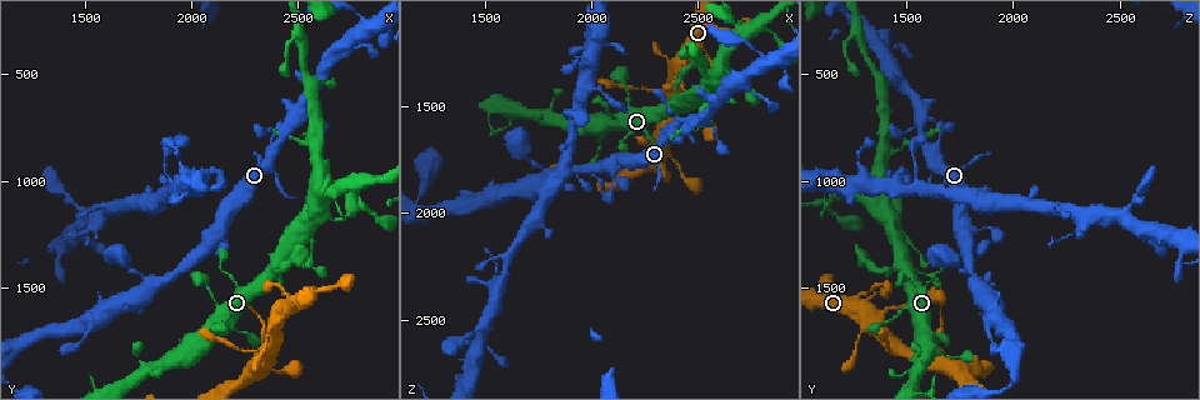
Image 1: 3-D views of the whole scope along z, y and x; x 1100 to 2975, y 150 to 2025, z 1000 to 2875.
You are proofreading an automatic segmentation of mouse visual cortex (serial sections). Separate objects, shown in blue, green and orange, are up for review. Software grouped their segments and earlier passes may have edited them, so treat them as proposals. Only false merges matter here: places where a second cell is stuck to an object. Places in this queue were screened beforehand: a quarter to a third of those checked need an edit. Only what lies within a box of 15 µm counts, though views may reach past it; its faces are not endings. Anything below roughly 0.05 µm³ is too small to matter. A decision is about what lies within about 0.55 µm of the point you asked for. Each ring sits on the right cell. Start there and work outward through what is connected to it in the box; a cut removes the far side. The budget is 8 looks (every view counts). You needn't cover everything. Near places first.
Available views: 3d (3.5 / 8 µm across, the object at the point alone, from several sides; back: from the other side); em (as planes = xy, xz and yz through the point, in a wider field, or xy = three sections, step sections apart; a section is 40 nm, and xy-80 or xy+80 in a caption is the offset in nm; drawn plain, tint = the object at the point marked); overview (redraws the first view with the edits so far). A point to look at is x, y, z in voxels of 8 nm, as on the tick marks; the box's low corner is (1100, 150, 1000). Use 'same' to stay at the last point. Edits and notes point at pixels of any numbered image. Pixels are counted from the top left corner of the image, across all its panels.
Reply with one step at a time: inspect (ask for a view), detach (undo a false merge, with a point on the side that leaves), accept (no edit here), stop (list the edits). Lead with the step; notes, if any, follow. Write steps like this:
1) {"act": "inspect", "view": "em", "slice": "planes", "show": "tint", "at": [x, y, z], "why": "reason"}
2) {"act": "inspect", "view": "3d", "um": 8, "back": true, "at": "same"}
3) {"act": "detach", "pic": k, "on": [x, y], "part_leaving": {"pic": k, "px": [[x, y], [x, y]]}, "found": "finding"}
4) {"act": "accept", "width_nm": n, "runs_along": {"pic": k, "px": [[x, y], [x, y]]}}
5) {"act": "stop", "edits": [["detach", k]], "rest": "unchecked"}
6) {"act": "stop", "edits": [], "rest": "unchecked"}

{"act": "inspect", "view": "3d", "um": 3.5, "at": [2590, 860, 1400], "why": "small branch off a trunk"}

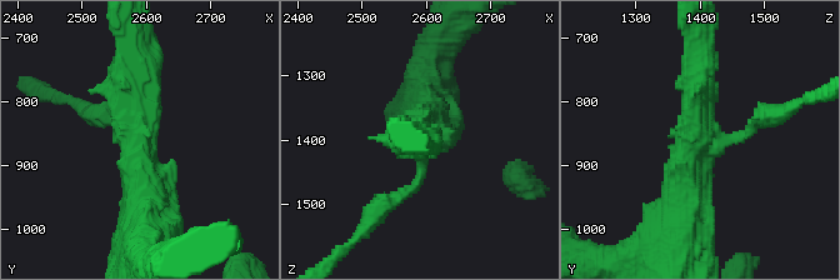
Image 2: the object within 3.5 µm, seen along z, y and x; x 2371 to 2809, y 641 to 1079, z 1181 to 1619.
{"act": "inspect", "view": "em", "slice": "xy", "step": 5, "show": "plain", "at": [2585, 865, 1390], "arms": 3, "arm_widths_nm": [150, 400, 600]}

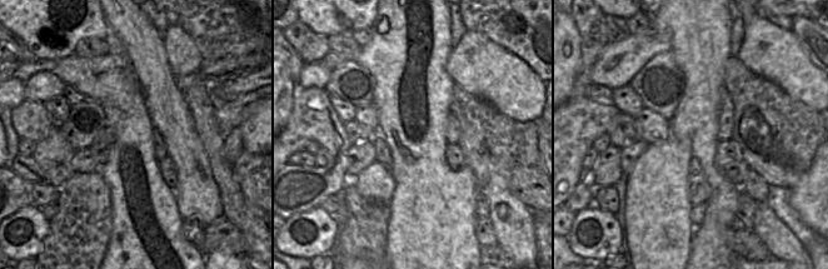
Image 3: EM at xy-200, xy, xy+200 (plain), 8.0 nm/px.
{"act": "inspect", "view": "em", "slice": "xy", "step": 5, "show": "tint", "at": "same", "why": "with the object marked"}

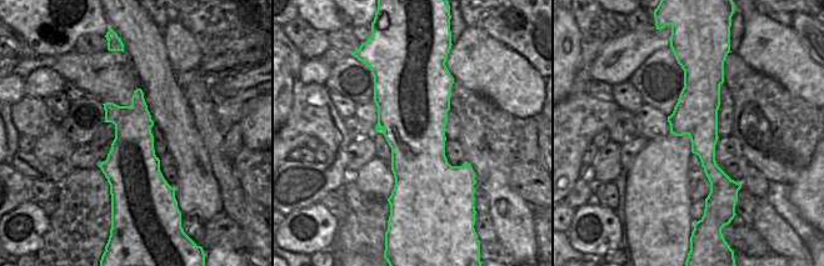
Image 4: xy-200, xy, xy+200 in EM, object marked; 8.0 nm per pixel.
{"act": "detach", "pic": 2, "on": [394, 196], "width_nm": 600, "part_leaving": {"pic": 2, "px": [[420, 164], [420, 180], [348, 246]]}, "found": "a second cell is stuck on"}

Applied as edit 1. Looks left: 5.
{"act": "inspect", "view": "overview", "why": "redraw"}

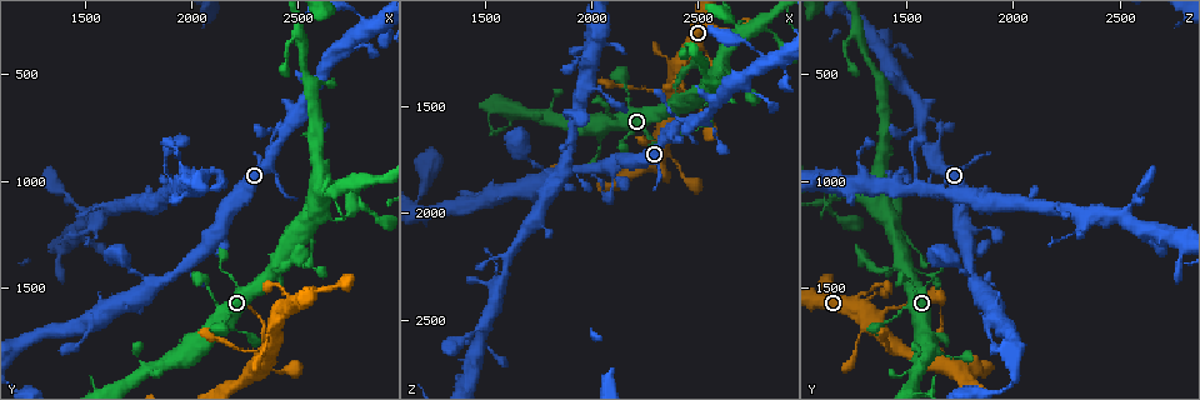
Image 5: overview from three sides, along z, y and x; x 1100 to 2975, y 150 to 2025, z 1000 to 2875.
{"act": "inspect", "view": "3d", "um": 3.5, "at": [2430, 1510, 1340], "why": "thin neck"}

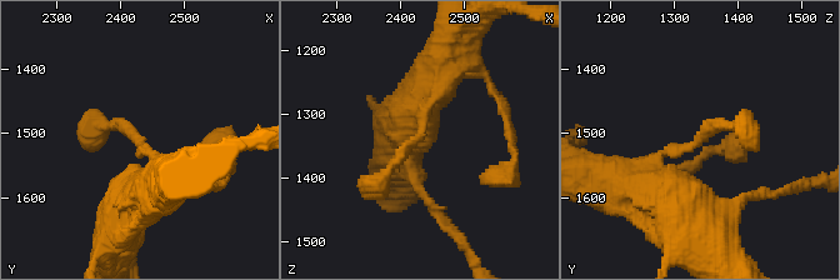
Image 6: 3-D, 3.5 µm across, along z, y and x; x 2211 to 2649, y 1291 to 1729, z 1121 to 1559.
{"act": "inspect", "view": "em", "slice": "xy", "step": 1, "show": "tint", "at": [2425, 1515, 1340], "why": "shape alone is not enough"}

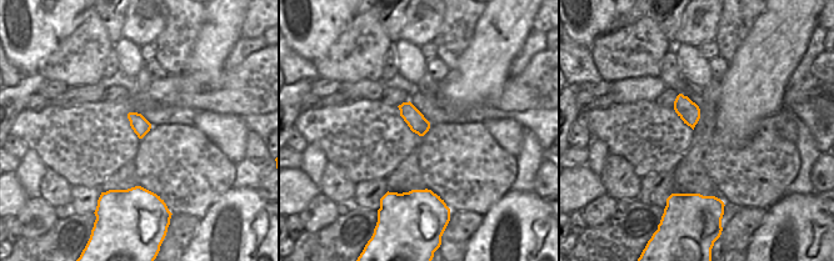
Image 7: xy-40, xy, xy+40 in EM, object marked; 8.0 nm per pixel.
{"act": "accept", "runs_along": {"pic": 6, "px": [[434, 84], [419, 138], [369, 189]]}, "found": "all the same cell"}

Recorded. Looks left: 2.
{"act": "inspect", "view": "3d", "um": 3.5, "at": [2510, 320, 1270], "why": "sharp bend"}

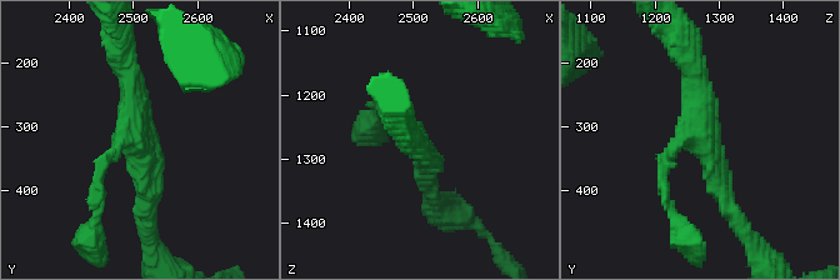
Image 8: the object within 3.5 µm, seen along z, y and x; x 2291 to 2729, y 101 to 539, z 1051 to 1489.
{"act": "inspect", "view": "em", "slice": "xy", "step": 2, "show": "tint", "at": [2495, 305, 1265], "arms": 3, "arm_widths_nm": [150, 250, 300], "why": "need the tissue"}

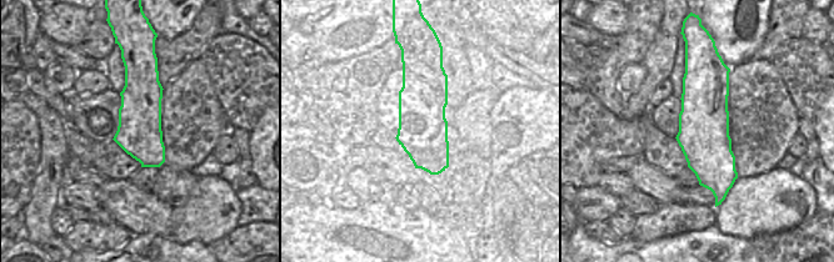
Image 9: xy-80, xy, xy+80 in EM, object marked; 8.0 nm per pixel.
{"act": "accept", "found": "all the same cell"}

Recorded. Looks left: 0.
{"act": "stop", "edits": [["detach", 2]], "rest": "unchecked"}

